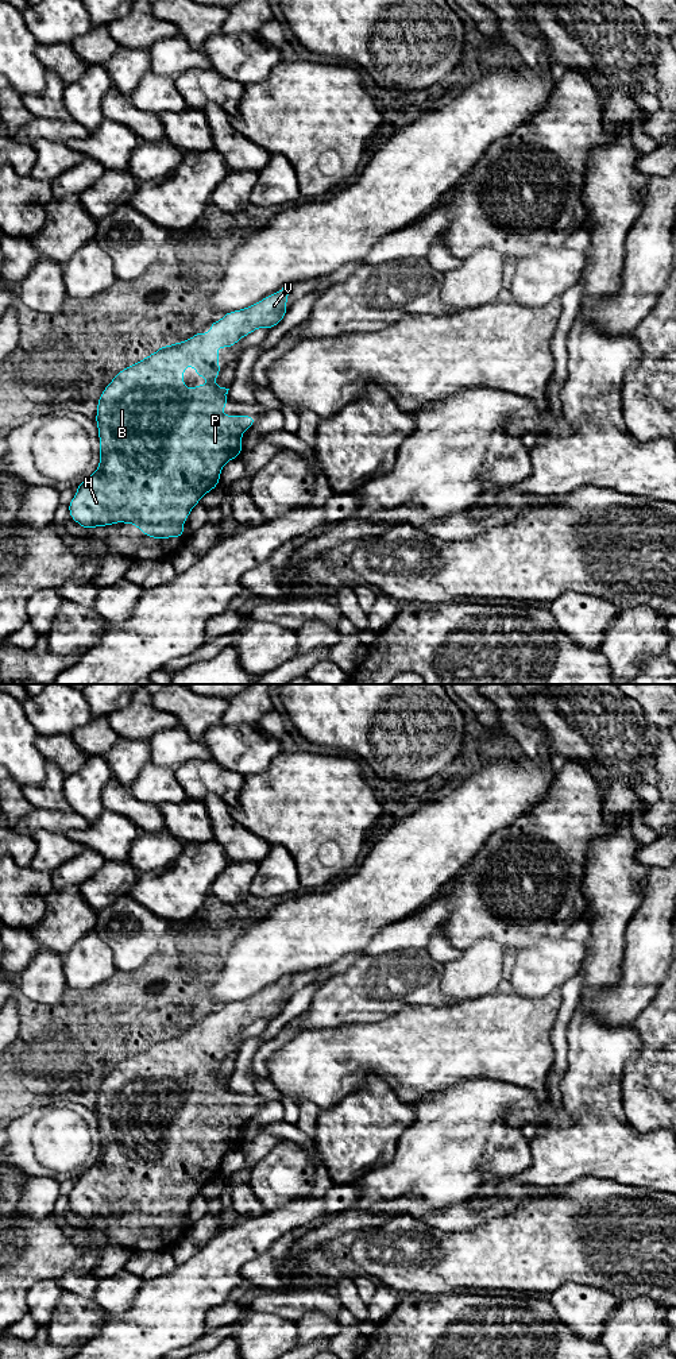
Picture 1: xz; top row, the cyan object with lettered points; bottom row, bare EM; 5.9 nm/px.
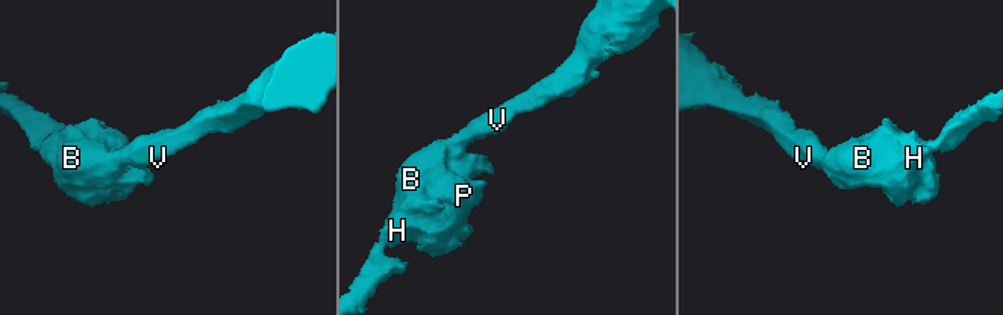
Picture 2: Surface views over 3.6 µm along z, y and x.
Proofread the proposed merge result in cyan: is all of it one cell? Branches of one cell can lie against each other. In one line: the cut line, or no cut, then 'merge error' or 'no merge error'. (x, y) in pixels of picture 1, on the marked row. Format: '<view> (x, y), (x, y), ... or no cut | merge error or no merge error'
no cut | no merge error

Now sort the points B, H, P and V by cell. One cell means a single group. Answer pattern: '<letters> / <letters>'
B H P V

